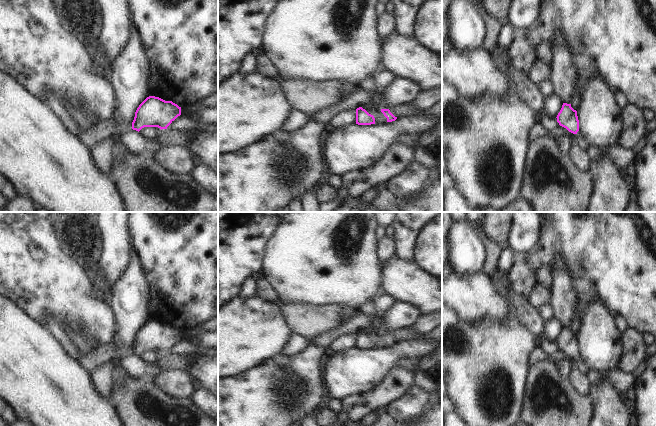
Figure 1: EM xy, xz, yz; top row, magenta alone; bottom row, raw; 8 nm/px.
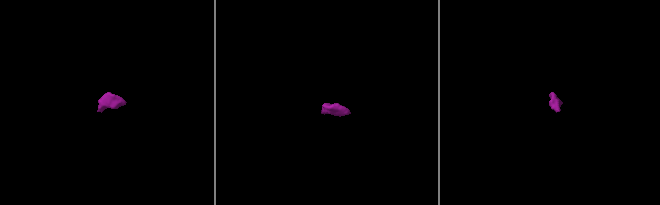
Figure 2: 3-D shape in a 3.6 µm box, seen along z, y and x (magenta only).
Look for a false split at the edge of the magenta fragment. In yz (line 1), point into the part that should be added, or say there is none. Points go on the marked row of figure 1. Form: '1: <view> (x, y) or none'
1: yz (579, 139)

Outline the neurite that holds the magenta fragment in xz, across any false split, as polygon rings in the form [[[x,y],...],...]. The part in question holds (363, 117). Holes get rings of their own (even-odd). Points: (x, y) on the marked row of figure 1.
[[[359,107],[356,109],[356,124],[358,125],[371,125],[375,124],[375,118],[369,114],[365,109]]]

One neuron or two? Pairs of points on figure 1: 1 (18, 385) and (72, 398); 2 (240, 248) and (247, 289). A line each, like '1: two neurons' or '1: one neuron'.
1: one neuron
2: two neurons

